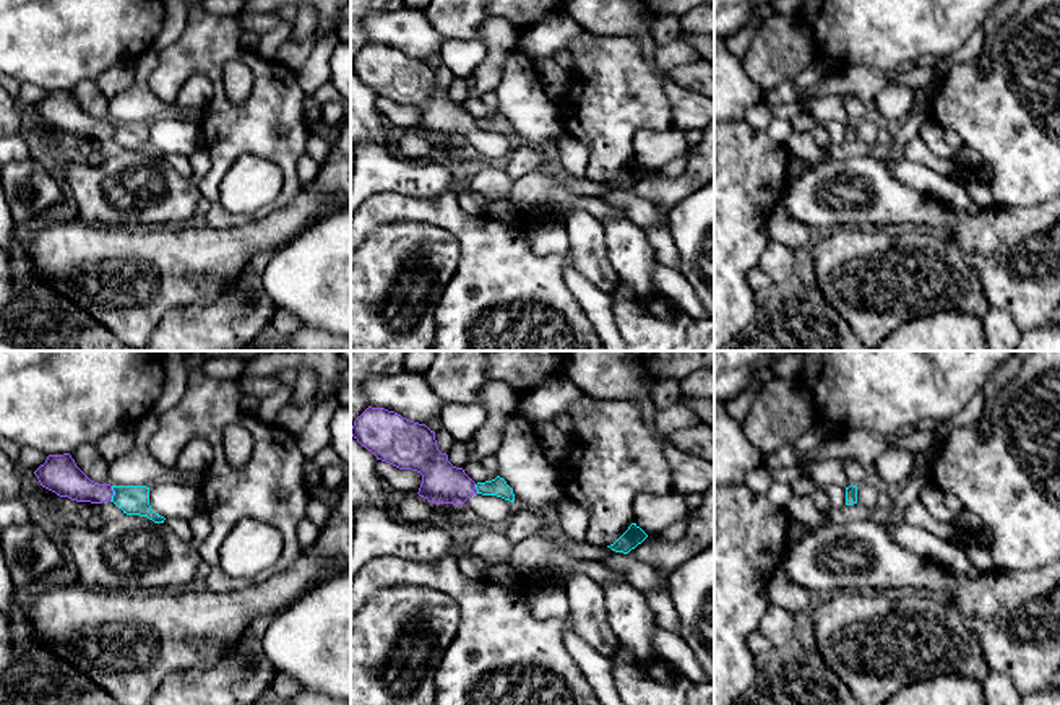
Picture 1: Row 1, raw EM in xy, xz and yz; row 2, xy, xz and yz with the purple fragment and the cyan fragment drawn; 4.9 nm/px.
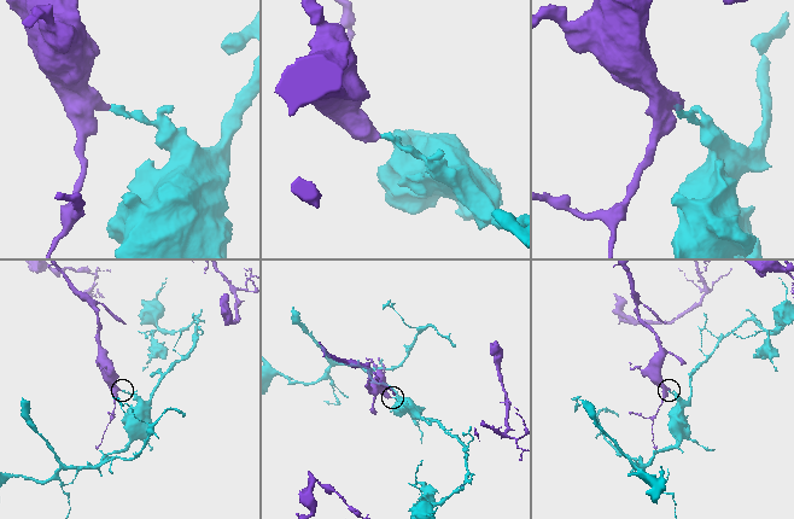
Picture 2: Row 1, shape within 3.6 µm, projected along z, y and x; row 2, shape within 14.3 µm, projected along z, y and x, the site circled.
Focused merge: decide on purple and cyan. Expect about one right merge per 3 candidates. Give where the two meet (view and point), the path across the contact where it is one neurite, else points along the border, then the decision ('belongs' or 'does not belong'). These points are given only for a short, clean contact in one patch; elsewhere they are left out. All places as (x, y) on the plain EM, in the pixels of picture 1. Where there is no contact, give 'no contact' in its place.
xy (112, 130) | along xy (112, 122), (111, 137) | does not belong

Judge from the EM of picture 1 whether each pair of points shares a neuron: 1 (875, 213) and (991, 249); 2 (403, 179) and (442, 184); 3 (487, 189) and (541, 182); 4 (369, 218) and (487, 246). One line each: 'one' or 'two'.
1: one
2: one
3: two
4: one

